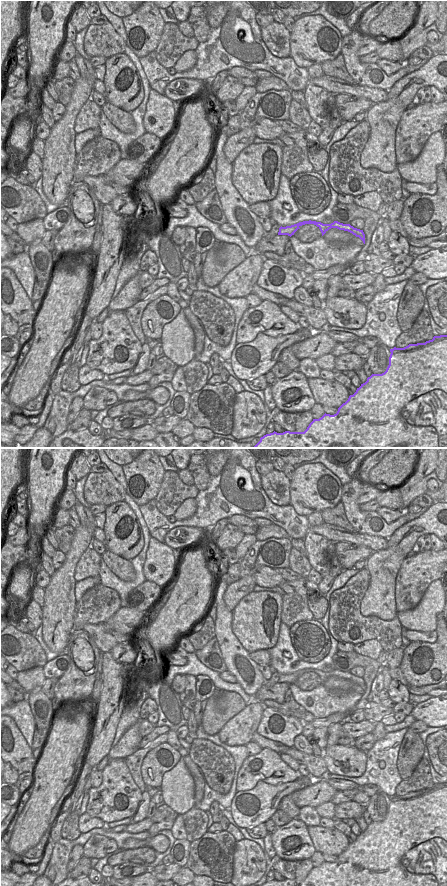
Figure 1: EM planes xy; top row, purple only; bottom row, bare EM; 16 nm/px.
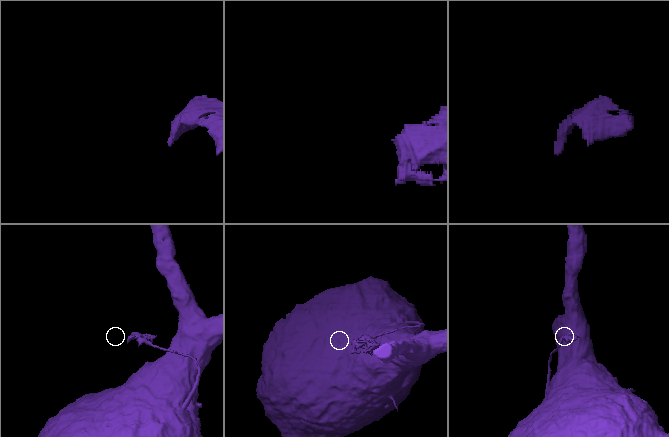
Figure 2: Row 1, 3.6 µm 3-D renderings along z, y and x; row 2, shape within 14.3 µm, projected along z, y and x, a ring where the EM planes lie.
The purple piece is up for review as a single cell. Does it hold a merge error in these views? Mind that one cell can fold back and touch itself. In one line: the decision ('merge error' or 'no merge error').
merge error

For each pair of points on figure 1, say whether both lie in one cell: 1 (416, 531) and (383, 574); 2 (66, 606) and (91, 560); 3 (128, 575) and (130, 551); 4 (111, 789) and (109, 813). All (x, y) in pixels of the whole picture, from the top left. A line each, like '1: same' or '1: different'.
1: same
2: different
3: different
4: same

